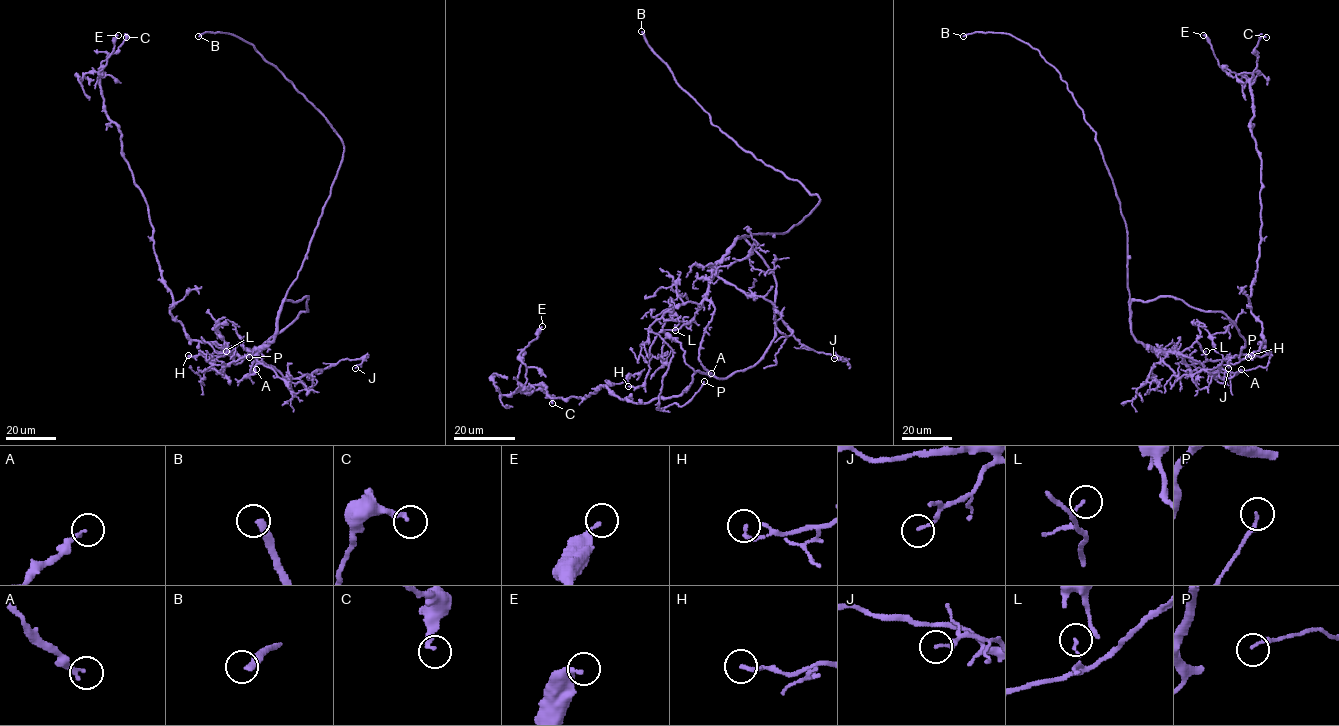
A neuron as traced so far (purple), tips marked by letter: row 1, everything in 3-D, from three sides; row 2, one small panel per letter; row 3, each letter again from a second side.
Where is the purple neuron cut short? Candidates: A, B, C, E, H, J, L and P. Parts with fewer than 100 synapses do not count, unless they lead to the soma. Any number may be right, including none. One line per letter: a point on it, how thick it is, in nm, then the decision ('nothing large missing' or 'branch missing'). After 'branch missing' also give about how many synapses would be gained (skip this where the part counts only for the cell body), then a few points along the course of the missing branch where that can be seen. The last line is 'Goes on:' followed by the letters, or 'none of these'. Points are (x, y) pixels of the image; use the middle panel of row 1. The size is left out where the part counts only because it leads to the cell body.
A: (711, 373) | 190 nm | nothing large missing
B: (641, 31) | 280 nm | branch missing | (641, 31), (627, 3)
C: (552, 403) | 240 nm | nothing large missing
E: (542, 326) | 240 nm | nothing large missing
H: (628, 386) | 190 nm | nothing large missing
J: (834, 358) | 130 nm | nothing large missing
L: (675, 330) | 100 nm | nothing large missing
P: (704, 381) | 160 nm | nothing large missing
Goes on: B

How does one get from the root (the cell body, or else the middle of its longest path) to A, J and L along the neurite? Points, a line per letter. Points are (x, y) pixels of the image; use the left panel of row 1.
A: (301, 312), (307, 311), (308, 296), (282, 302), (275, 337), (252, 353), (258, 357), (245, 378), (256, 369)
J: (301, 312), (308, 296), (282, 302), (275, 337), (257, 360), (293, 378), (363, 359), (355, 368)
L: (301, 312), (307, 311), (308, 296), (284, 300), (269, 343), (249, 352), (241, 342), (226, 351)

